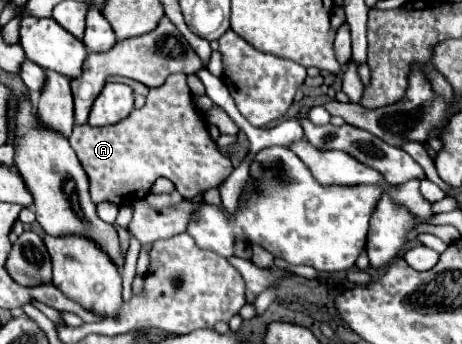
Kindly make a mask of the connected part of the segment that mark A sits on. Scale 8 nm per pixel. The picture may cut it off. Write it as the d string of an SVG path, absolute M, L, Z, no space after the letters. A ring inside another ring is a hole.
M186 75L169 76L162 87L150 89L142 109L134 109L126 119L108 127L76 125L70 145L88 173L90 197L94 203L110 201L118 207L144 199L158 177L174 183L184 199L192 199L216 187L232 173L232 161L220 153L210 139L200 111L192 103Z

